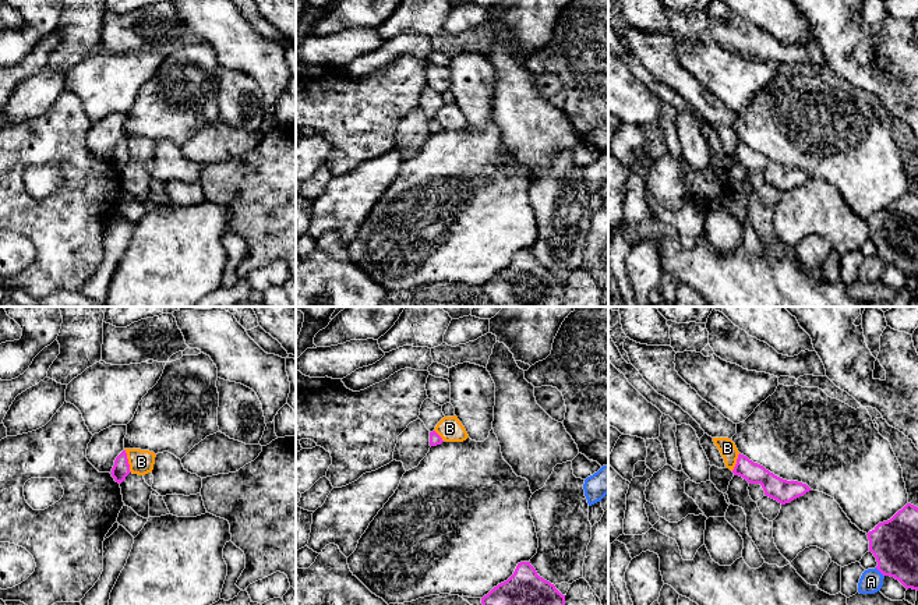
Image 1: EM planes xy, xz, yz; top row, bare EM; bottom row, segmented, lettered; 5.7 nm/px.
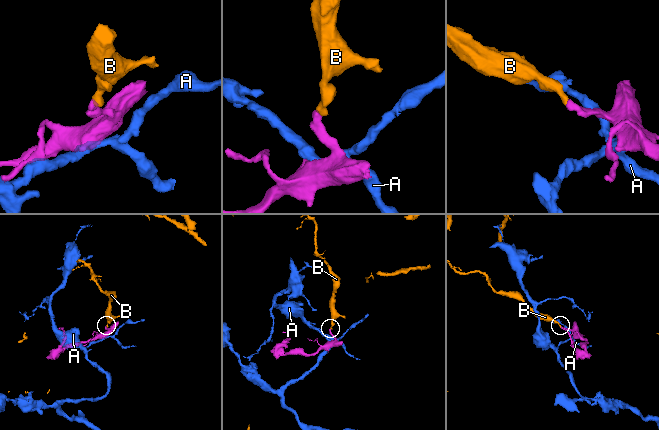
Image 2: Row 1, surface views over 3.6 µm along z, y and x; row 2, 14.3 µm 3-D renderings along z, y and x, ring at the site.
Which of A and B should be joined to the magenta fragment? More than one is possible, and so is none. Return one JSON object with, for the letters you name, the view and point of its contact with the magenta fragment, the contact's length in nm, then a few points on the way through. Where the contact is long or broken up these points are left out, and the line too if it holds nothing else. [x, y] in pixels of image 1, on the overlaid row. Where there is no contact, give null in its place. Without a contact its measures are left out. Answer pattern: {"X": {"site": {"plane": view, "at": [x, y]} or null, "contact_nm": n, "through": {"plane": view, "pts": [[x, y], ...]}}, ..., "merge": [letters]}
{"merge": []}

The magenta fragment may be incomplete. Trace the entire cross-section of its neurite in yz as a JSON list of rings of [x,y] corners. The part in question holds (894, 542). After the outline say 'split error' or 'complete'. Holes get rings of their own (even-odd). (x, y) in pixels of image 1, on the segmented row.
[[[907,503],[866,535],[876,569],[918,591],[918,507]]]; complete

